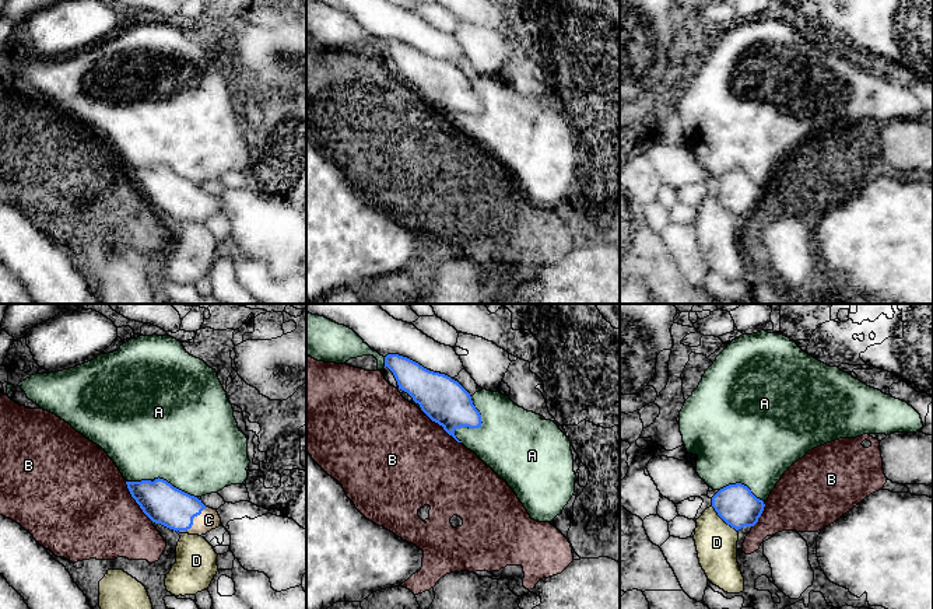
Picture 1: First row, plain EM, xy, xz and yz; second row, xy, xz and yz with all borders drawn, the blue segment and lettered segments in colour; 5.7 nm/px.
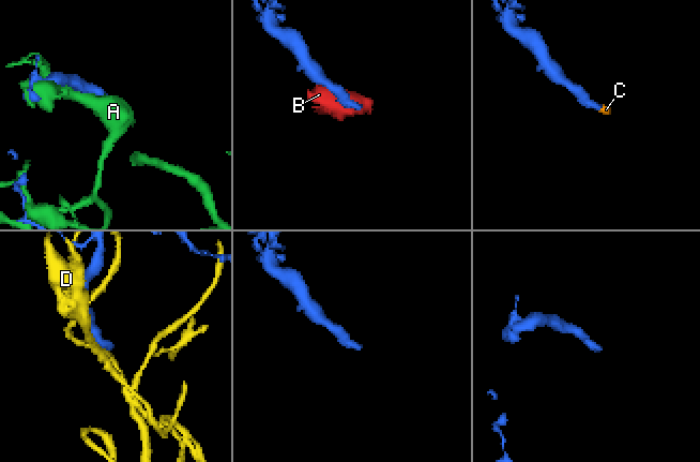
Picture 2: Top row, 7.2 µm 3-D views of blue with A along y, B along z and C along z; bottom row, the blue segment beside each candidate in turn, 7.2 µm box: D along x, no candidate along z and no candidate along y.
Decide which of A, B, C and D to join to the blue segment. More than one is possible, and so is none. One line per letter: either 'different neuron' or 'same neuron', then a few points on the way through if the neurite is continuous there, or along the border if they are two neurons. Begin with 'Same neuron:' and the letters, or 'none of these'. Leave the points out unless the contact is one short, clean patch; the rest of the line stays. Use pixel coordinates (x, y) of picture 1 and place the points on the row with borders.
Same neuron: C
A: different neuron
B: different neuron
C: same neuron | across xy (162, 503), (181, 511), (192, 522), (209, 520)
D: different neuron

